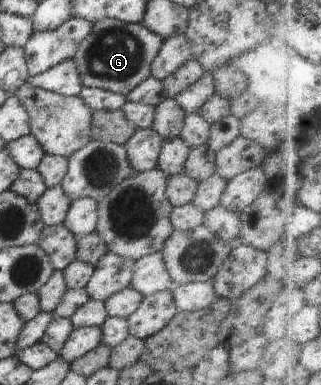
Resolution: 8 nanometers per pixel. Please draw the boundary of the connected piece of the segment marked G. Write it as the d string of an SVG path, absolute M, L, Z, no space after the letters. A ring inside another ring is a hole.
M102 19L93 23L92 32L74 55L84 87L102 88L126 96L137 84L151 76L151 64L162 48L163 38L142 23Z

